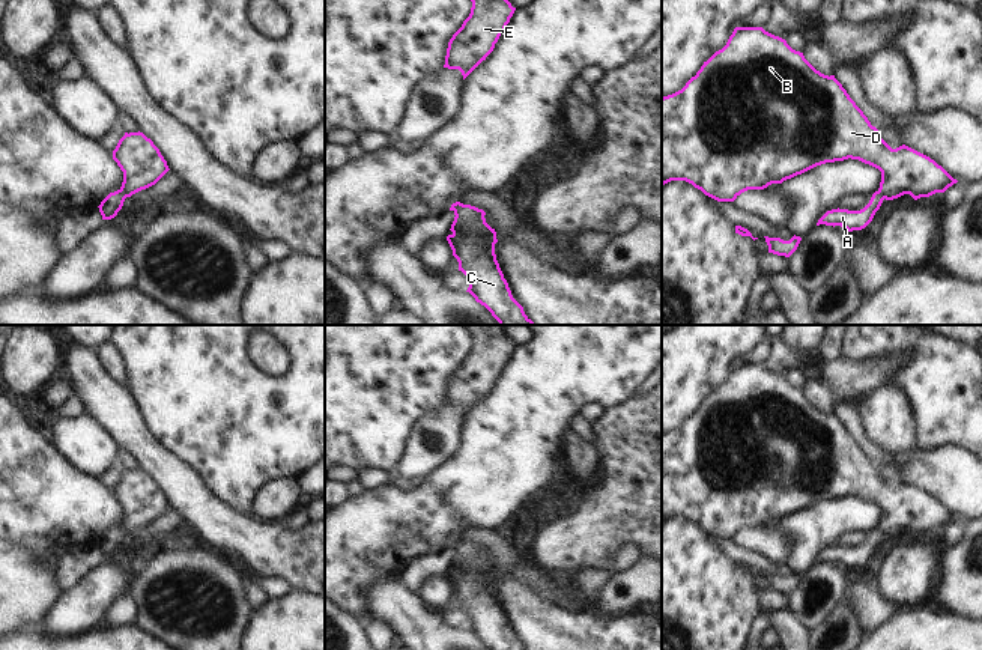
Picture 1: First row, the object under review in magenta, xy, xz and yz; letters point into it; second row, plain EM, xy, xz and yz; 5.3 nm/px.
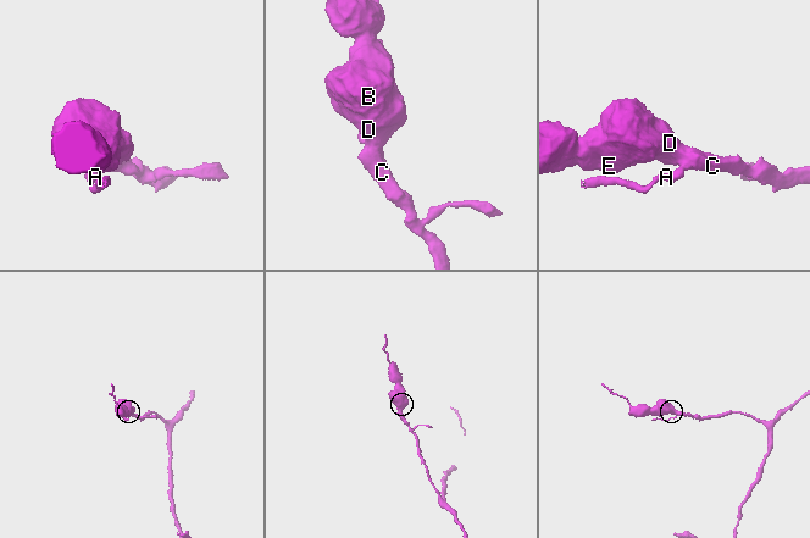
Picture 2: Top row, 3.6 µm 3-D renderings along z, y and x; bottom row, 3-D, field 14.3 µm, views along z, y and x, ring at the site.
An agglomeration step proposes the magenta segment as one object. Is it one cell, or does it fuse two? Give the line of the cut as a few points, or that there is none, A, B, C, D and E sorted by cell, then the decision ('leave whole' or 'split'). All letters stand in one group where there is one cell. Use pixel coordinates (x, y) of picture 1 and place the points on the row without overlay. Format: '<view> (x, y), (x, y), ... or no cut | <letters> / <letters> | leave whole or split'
yz (878, 527), (885, 534) | A / B C D E | split

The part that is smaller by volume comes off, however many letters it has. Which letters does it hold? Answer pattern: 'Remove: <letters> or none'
Remove: A

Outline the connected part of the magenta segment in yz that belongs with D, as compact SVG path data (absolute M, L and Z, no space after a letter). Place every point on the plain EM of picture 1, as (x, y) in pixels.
M735 364L726 382L704 399L681 427L662 435L662 524L686 518L717 539L734 539L747 527L764 527L817 503L848 495L881 509L878 528L886 537L904 531L917 537L944 530L958 519L929 494L905 481L892 486L835 412L821 411L803 390L762 364Z

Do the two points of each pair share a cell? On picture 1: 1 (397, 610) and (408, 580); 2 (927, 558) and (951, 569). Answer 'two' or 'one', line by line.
1: two
2: two

